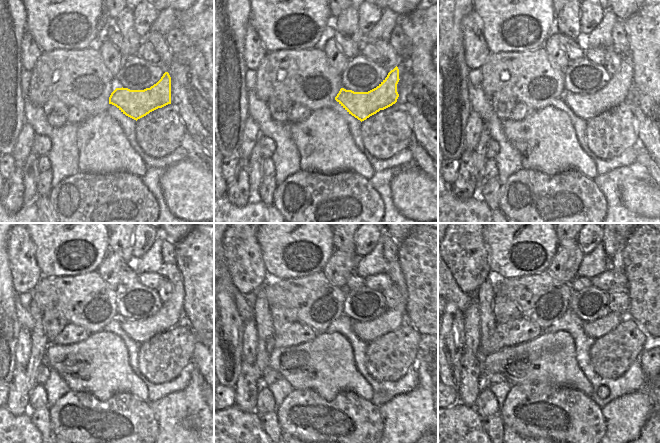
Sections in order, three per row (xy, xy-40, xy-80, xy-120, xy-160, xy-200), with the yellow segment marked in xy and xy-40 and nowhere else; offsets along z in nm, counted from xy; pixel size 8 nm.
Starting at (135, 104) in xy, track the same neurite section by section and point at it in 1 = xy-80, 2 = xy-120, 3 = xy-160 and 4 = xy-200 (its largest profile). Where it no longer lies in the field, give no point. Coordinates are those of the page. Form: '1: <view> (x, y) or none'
1: xy-80 (586, 106)
2: xy-120 (140, 331)
3: xy-160 (366, 331)
4: xy-200 (601, 326)

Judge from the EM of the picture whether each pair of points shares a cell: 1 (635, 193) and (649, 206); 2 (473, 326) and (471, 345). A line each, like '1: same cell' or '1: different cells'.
1: same cell
2: same cell

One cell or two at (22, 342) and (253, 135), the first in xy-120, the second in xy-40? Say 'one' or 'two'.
one

